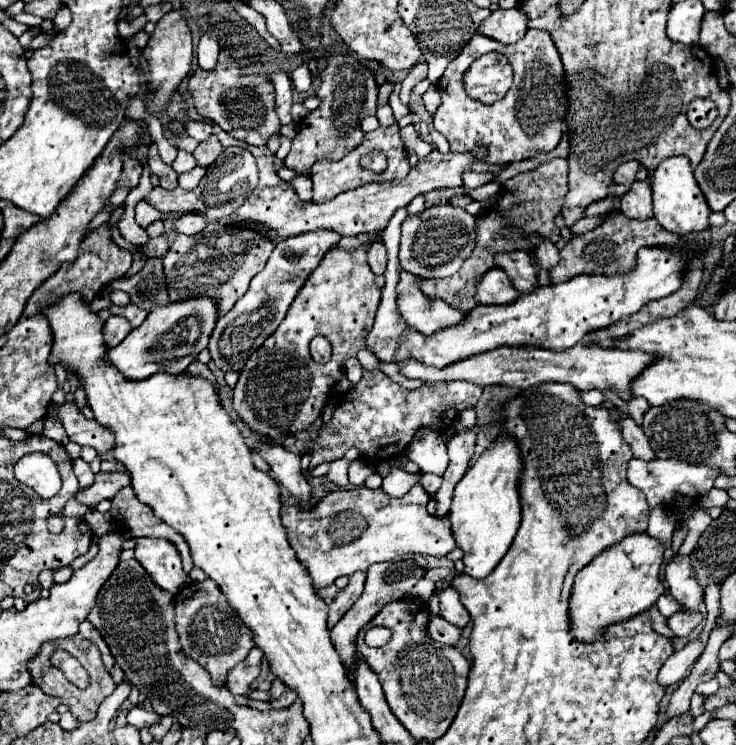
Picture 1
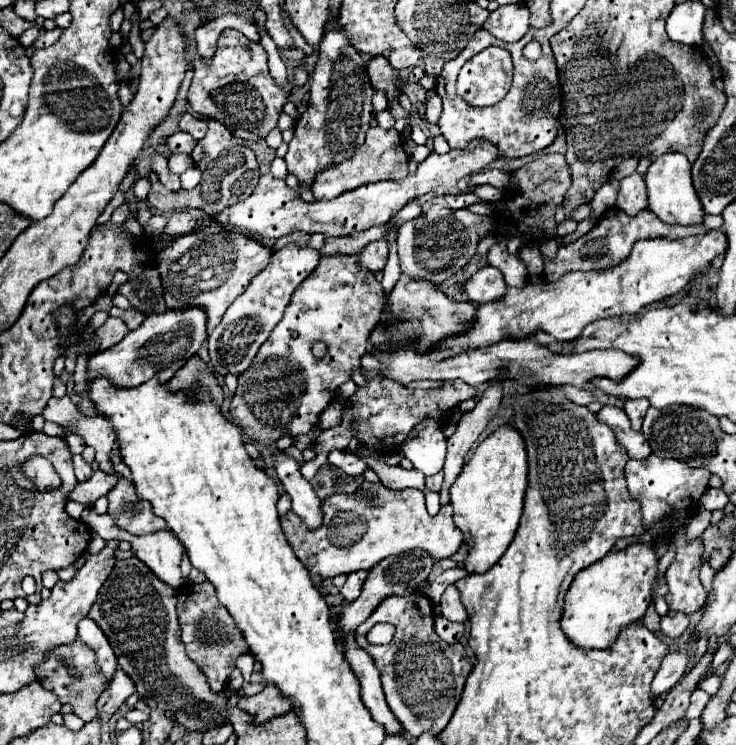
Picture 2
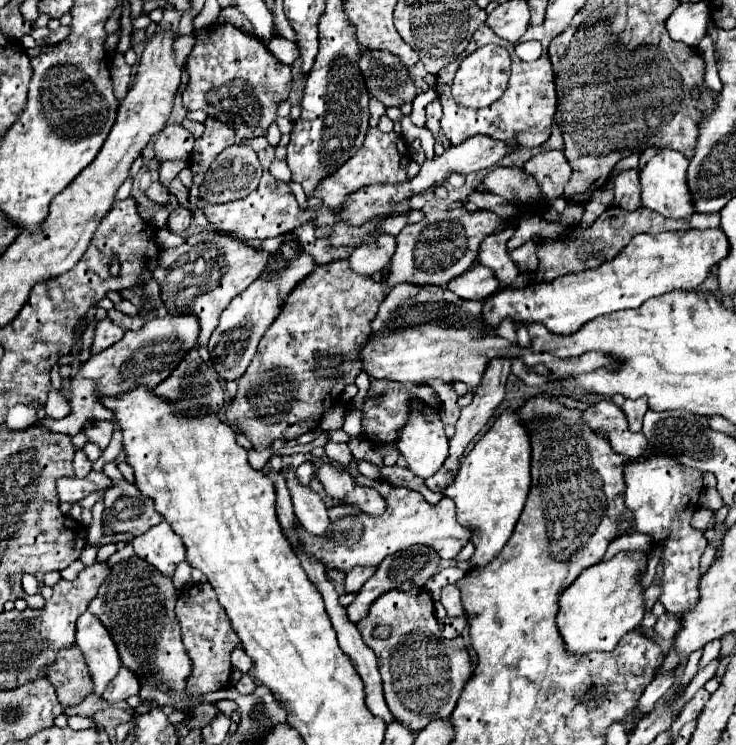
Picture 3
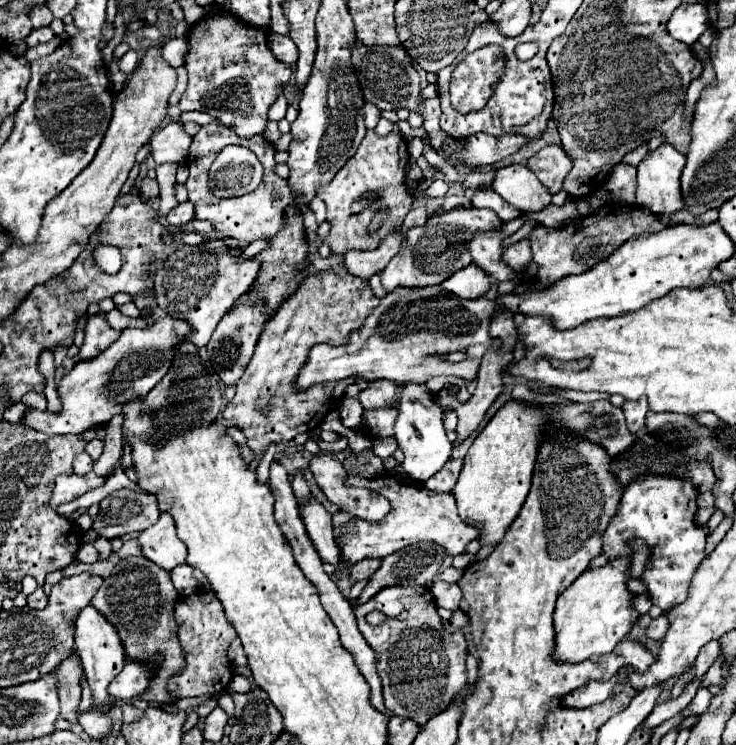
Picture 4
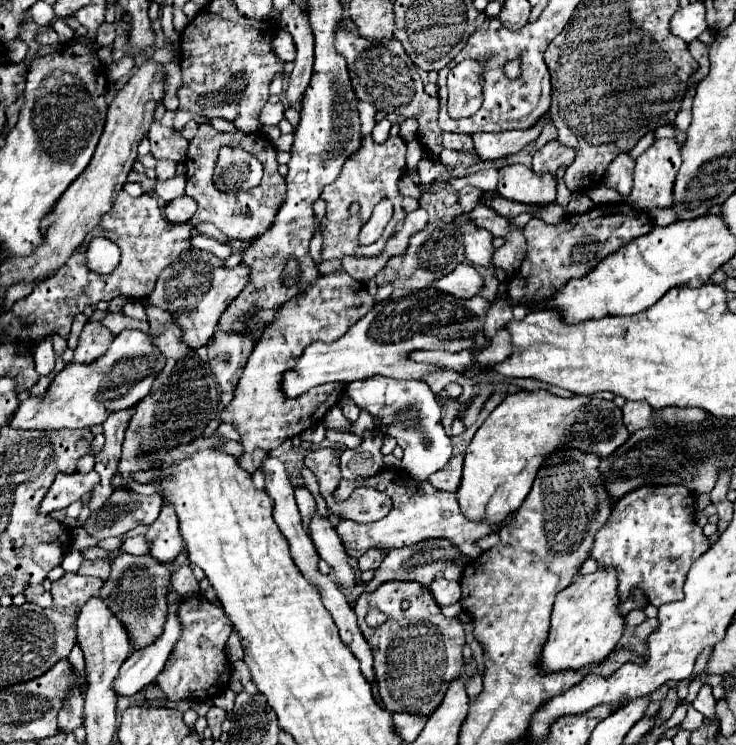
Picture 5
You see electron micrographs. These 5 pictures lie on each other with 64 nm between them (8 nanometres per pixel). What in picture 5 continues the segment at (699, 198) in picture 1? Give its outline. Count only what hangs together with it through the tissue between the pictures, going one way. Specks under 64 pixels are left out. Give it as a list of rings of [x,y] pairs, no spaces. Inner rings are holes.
[[[674,138],[656,140],[638,160],[636,160],[636,172],[634,172],[634,188],[628,198],[628,202],[638,210],[654,210],[654,208],[672,208],[674,196],[674,180],[680,170],[680,146],[674,142]]]

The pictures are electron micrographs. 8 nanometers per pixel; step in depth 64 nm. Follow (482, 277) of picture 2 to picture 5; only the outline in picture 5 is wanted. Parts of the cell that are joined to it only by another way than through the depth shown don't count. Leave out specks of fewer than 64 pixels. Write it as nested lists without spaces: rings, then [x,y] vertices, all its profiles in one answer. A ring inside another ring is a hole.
[[[468,262],[460,264],[454,272],[450,272],[448,276],[434,282],[434,288],[442,290],[442,292],[448,292],[448,294],[452,294],[456,298],[472,298],[472,296],[476,296],[480,292],[482,286],[484,286],[482,276]]]

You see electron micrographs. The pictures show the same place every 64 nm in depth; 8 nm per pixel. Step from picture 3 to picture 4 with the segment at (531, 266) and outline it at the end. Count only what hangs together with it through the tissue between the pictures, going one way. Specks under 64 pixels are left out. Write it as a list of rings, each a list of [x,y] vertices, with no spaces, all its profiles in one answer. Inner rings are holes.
[[[522,240],[518,244],[512,244],[508,249],[504,249],[502,261],[508,264],[514,272],[524,272],[528,268],[528,264],[532,262],[530,242]]]

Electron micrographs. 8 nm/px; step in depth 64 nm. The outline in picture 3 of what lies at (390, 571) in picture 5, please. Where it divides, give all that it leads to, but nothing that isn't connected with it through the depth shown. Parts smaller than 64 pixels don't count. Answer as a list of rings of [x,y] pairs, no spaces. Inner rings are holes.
[[[412,546],[412,548],[404,550],[404,552],[386,556],[386,558],[376,566],[374,576],[372,576],[372,578],[362,586],[362,590],[356,594],[356,600],[346,608],[350,622],[352,622],[352,624],[360,622],[360,620],[368,614],[372,602],[376,602],[376,600],[378,600],[384,592],[388,592],[388,590],[408,592],[408,590],[412,590],[412,588],[422,588],[422,586],[426,584],[426,580],[430,580],[430,578],[434,576],[438,562],[440,562],[440,560],[438,560],[438,554],[434,554],[434,550],[428,550],[428,546]]]

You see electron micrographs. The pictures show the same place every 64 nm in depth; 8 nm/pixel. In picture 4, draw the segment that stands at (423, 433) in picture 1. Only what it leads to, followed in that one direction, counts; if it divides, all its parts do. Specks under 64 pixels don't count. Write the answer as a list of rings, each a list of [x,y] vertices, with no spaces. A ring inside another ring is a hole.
[[[406,384],[400,392],[400,404],[398,404],[400,416],[394,426],[394,438],[398,440],[400,450],[404,452],[404,464],[408,476],[412,476],[418,482],[426,482],[432,474],[436,474],[452,452],[452,442],[446,438],[444,426],[442,426],[442,408],[436,400],[432,400],[432,394],[428,392],[426,384]]]

